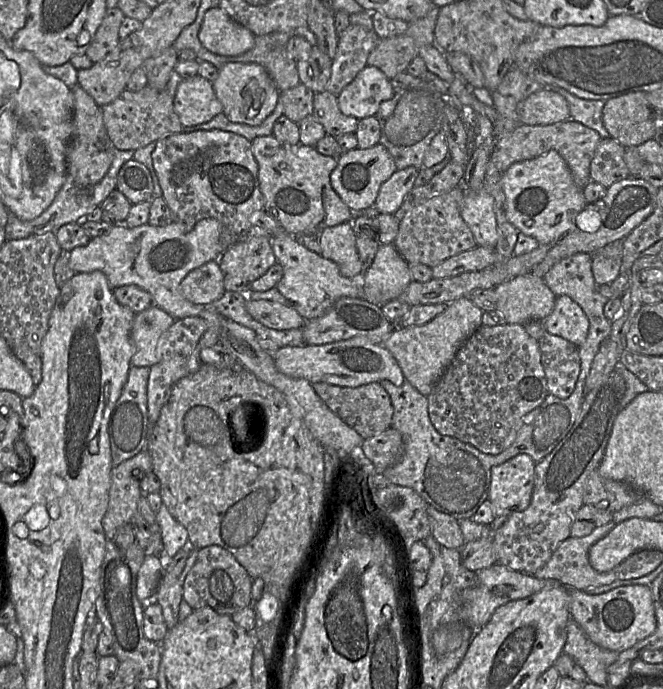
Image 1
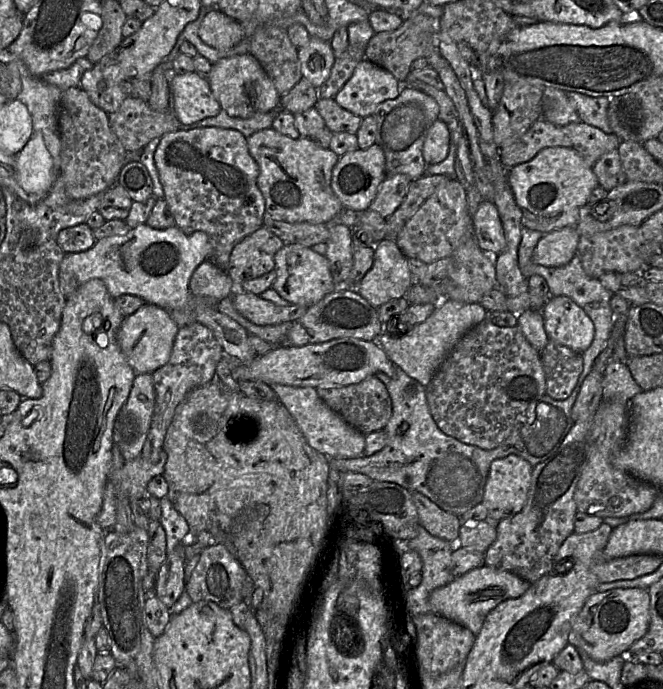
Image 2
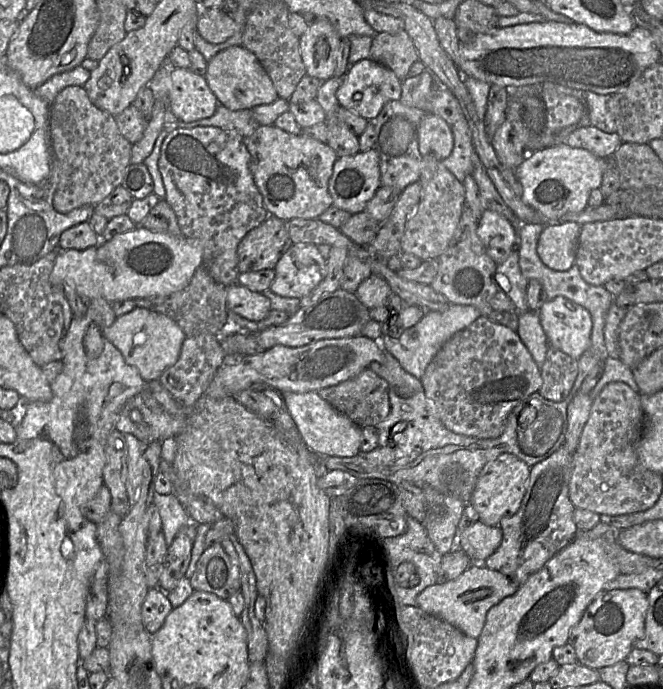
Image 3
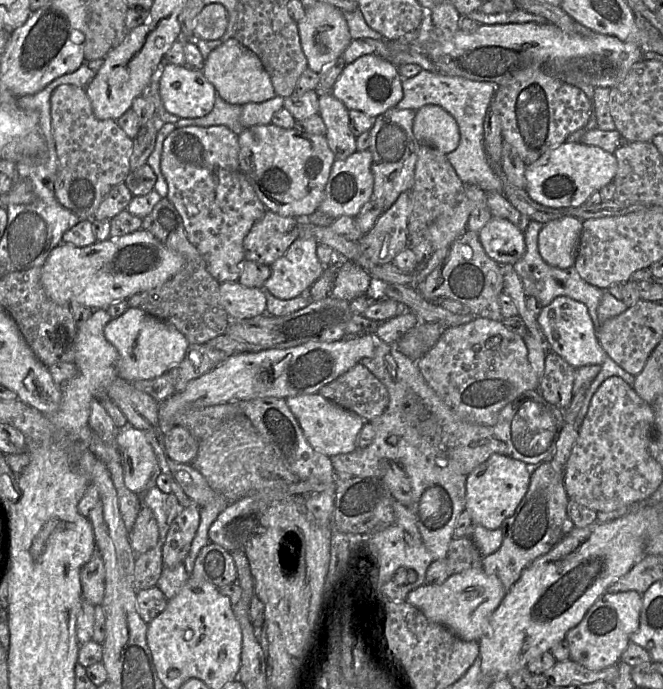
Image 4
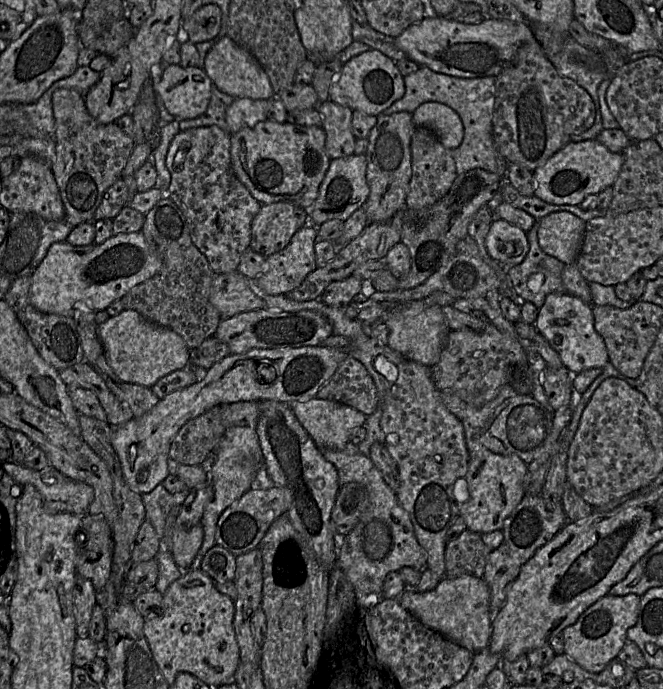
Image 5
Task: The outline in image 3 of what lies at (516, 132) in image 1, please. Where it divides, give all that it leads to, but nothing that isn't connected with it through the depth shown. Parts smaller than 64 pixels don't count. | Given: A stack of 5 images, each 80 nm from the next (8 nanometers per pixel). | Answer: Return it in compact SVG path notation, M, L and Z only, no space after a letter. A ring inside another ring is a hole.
M584 126L575 129L563 141L564 144L575 148L583 148L597 157L612 157L616 149L623 143L620 136L606 133L595 126Z

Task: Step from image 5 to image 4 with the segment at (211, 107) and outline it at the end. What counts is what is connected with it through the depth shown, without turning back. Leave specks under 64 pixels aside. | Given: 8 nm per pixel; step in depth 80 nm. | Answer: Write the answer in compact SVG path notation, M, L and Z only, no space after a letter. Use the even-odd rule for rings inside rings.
M215 92L215 102L213 109L209 114L200 118L180 118L176 122L177 127L186 126L226 126L234 133L239 135L246 128L241 124L240 116L242 112L242 105L230 104L224 101Z

